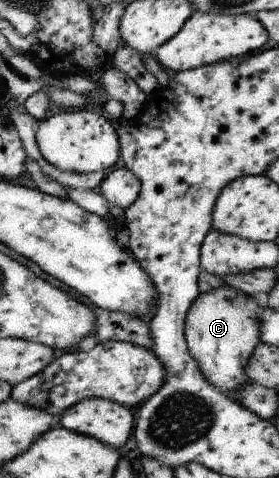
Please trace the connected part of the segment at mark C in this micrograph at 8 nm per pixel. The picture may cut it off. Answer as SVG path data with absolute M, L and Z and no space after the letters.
M229 285L212 288L209 292L200 292L188 310L188 350L208 381L232 398L236 398L236 392L249 382L246 366L261 341L262 310L254 296L245 295Z

